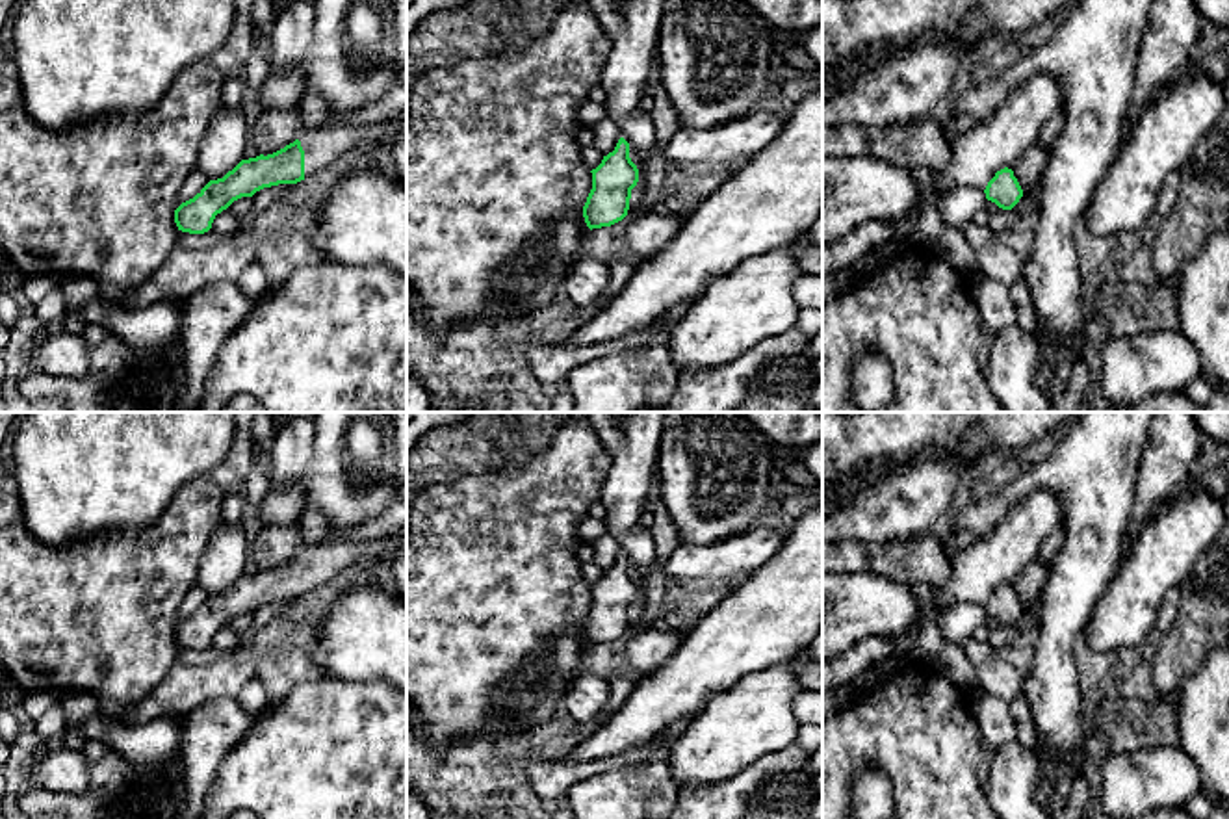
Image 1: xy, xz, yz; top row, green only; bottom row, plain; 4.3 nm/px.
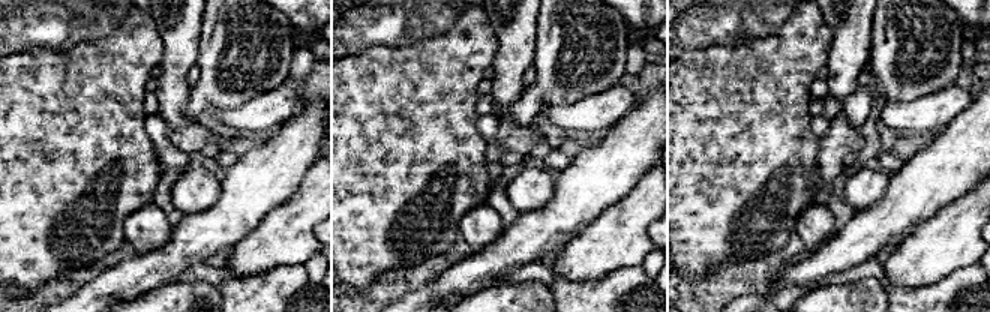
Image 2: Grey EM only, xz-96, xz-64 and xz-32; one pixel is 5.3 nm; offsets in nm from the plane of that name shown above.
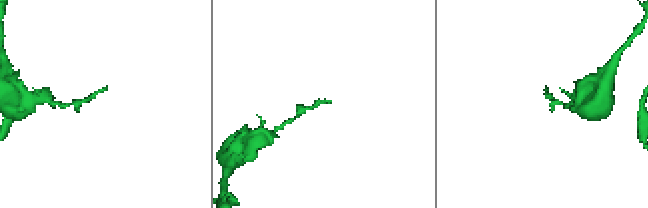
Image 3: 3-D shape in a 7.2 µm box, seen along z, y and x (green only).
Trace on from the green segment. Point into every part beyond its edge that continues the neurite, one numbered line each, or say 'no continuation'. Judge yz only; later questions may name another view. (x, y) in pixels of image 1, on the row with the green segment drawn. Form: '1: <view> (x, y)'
no continuation

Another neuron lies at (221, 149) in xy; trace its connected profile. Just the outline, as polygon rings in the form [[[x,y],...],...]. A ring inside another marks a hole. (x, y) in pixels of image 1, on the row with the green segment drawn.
[[[223,104],[199,145],[197,169],[210,180],[223,178],[243,160],[249,130],[243,108]]]

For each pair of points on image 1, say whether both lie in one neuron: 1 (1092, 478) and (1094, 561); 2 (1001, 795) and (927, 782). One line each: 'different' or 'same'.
1: same
2: different

